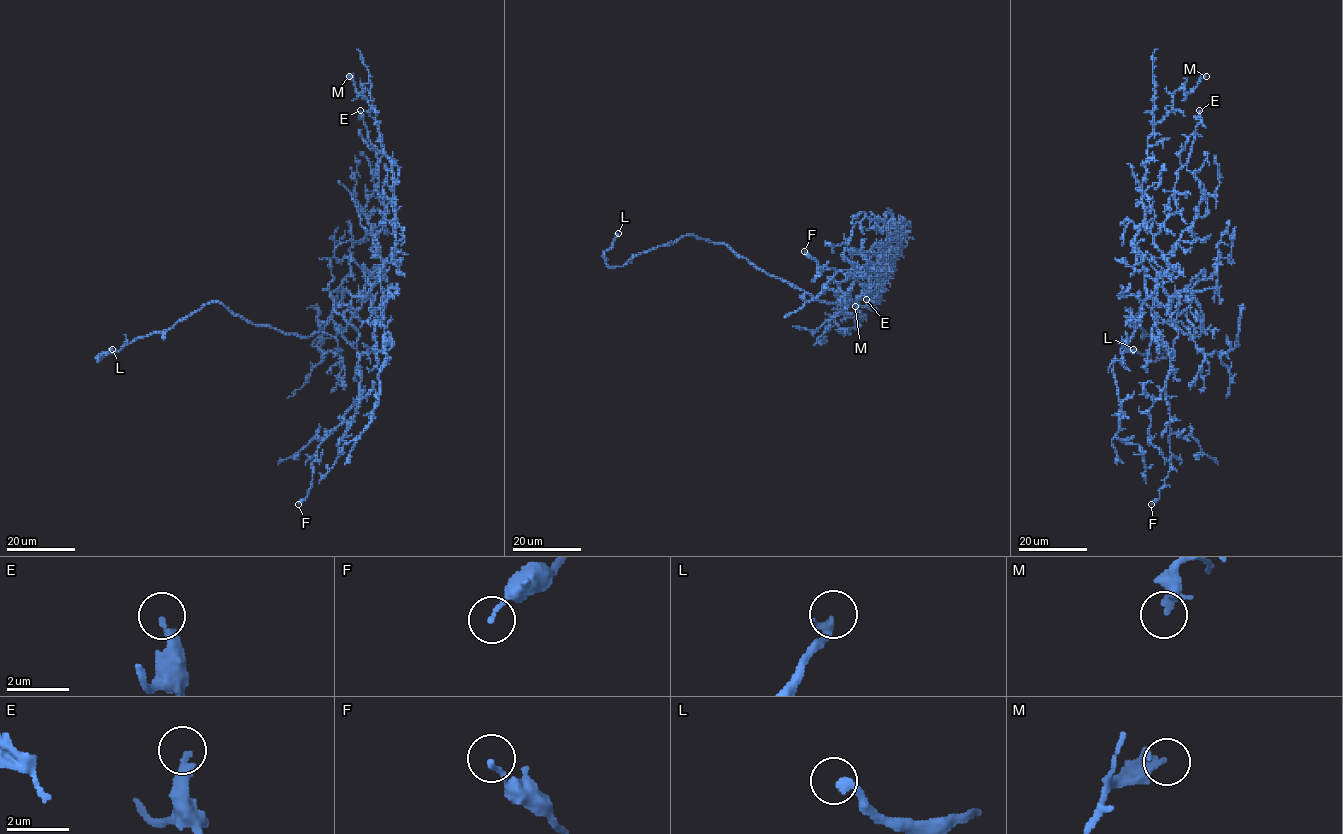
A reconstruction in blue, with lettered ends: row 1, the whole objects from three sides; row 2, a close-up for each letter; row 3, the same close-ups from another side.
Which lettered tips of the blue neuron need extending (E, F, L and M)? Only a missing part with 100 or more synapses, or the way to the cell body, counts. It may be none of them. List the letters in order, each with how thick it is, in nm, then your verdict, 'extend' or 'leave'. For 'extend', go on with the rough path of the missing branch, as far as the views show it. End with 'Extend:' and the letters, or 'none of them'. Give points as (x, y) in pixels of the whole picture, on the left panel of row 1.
E: 320 nm thick; leave
F: 140 nm thick; leave
L: 280 nm thick; extend; missing branch runs (112, 349), (99, 383), (101, 403), (98, 416), (85, 432)
M: 220 nm thick; leave
Extend: L

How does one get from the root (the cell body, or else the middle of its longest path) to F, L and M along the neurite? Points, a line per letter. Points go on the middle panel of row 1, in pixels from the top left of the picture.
F: (843, 299), (858, 279), (849, 277), (858, 272), (865, 278), (867, 268), (818, 270), (816, 262), (804, 251)
L: (843, 299), (819, 301), (759, 270), (726, 245), (693, 235), (609, 267), (604, 251), (618, 233)
M: (843, 299), (901, 233), (902, 244), (886, 249), (882, 268), (869, 274), (855, 306)

